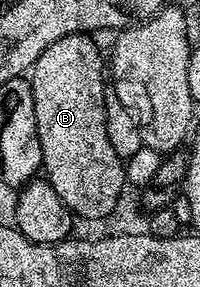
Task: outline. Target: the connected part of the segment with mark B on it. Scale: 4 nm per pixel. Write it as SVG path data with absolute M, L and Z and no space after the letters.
M73 33L64 39L56 39L56 43L52 43L40 59L36 59L28 80L32 87L32 103L36 107L36 131L40 135L45 180L50 182L52 191L60 195L73 216L100 219L116 207L127 183L123 158L118 157L116 151L112 151L112 143L108 143L104 103L108 81L104 76L104 53L98 50L94 41L97 40L85 33Z

